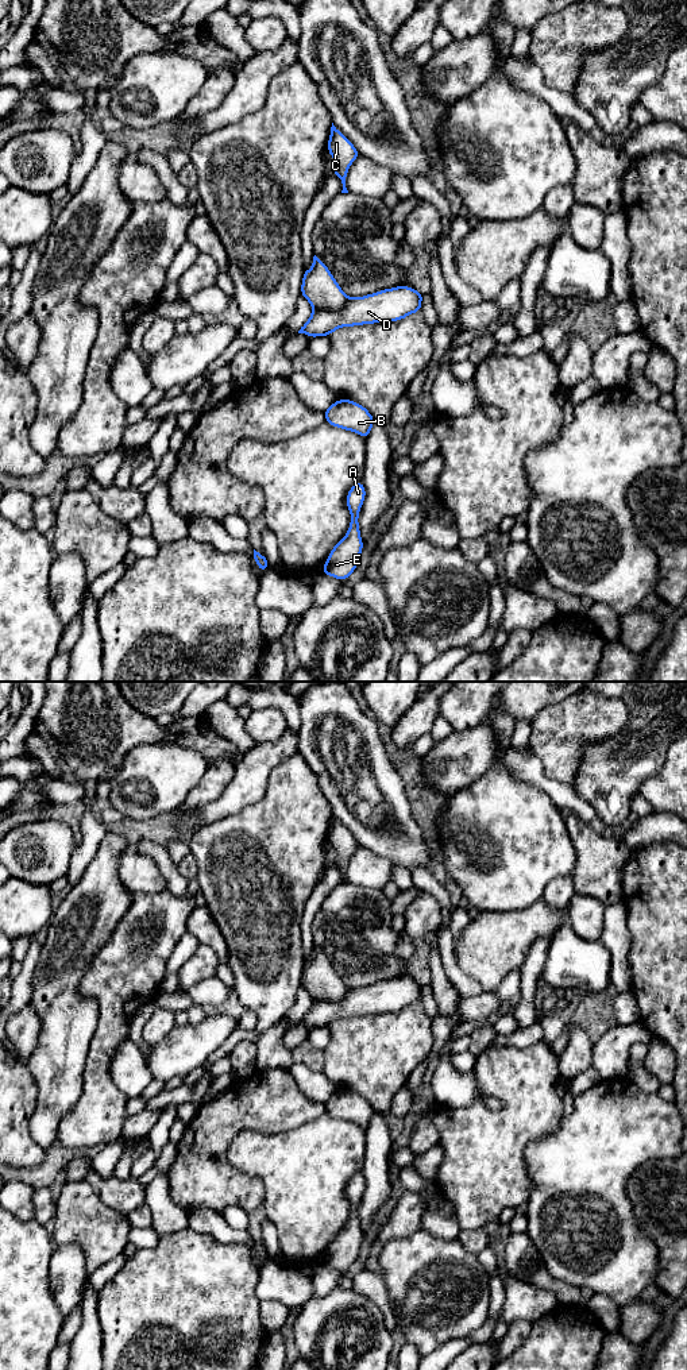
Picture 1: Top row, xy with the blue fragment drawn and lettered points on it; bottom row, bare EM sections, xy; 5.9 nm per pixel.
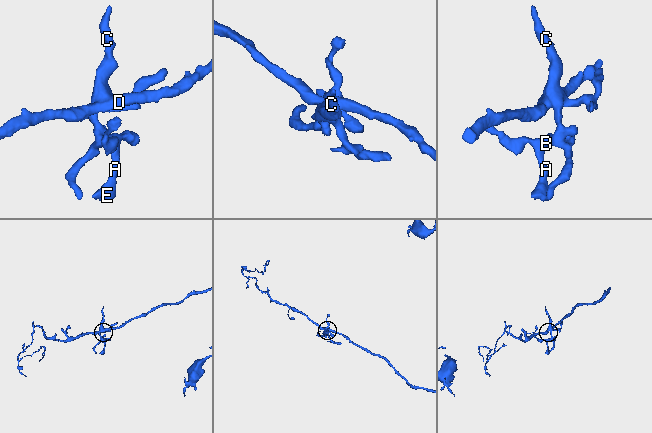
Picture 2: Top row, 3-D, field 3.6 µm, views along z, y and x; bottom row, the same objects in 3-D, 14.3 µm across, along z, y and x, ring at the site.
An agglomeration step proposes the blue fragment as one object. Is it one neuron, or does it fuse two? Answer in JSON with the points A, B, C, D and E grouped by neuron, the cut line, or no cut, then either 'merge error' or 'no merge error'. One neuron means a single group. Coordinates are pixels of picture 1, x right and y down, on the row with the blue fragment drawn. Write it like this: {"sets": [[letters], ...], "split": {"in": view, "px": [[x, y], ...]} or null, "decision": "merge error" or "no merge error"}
{"sets": [["A", "B", "C", "E"], ["D"]], "split": {"in": "xy", "px": [[348, 297], [336, 311], [316, 309], [313, 312]]}, "decision": "merge error"}

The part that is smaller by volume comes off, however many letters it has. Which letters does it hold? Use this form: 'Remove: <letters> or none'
Remove: A, B, C, E

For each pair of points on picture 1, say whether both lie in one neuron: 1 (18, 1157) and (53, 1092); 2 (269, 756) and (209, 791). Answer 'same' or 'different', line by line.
1: different
2: different

